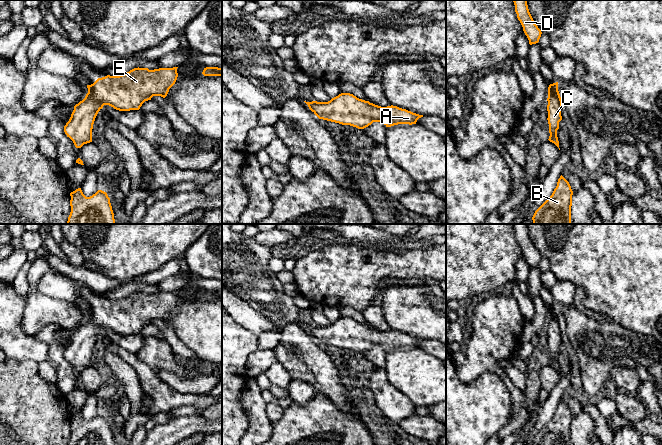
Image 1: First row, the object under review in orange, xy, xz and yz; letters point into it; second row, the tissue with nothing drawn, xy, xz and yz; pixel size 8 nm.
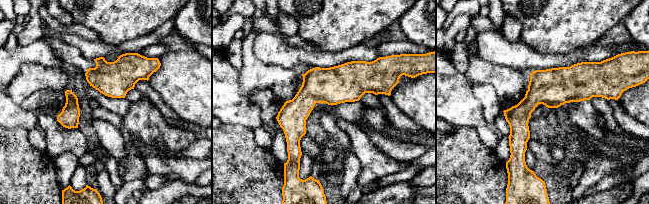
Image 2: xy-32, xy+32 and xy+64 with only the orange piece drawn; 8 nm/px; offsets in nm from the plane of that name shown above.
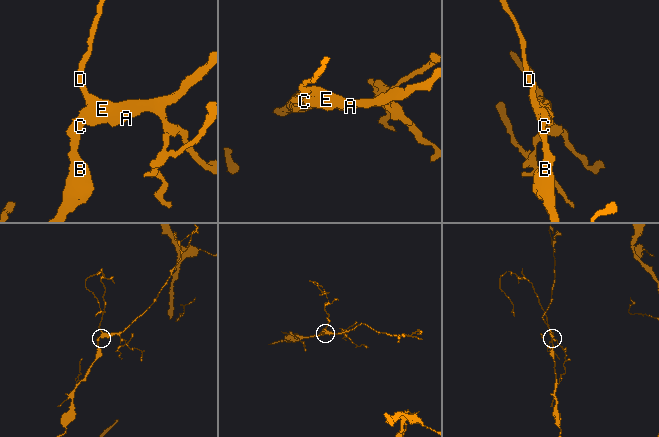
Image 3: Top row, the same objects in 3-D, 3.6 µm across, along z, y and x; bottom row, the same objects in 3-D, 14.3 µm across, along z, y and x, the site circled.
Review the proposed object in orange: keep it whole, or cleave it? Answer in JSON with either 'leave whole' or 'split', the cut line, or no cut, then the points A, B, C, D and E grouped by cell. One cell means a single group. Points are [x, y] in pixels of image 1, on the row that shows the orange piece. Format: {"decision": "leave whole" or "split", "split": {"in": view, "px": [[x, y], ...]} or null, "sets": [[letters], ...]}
{"decision": "leave whole", "split": null, "sets": [["A", "B", "C", "D", "E"]]}

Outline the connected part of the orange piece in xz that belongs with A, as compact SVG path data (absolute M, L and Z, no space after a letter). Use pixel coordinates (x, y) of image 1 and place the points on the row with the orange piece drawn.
M341 93L328 102L304 102L319 119L358 129L364 129L373 122L381 122L386 127L398 124L412 125L423 117L393 105L381 107L350 93Z

